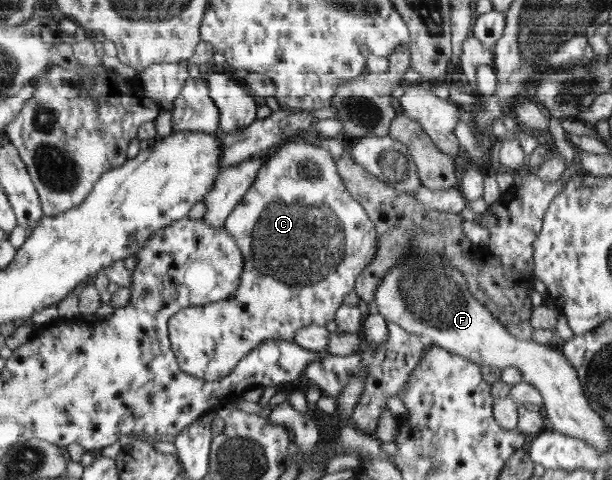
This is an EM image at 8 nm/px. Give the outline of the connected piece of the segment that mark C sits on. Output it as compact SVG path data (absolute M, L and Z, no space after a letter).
M300 140L288 141L276 147L268 156L268 163L258 171L256 181L244 195L244 199L236 205L234 211L228 216L225 225L227 231L235 236L239 241L240 250L245 258L245 271L241 285L238 287L238 293L232 300L224 302L210 303L208 306L190 307L181 310L177 315L171 318L169 331L171 333L171 344L179 360L179 367L186 374L196 377L204 382L218 382L231 375L239 363L246 358L256 346L266 340L284 340L294 342L296 331L306 326L322 325L326 327L330 321L335 321L337 312L343 307L344 297L354 291L359 276L368 268L368 265L375 259L378 250L378 233L376 225L363 203L352 196L348 191L344 178L338 174L338 164L330 155L328 149L319 147Z

